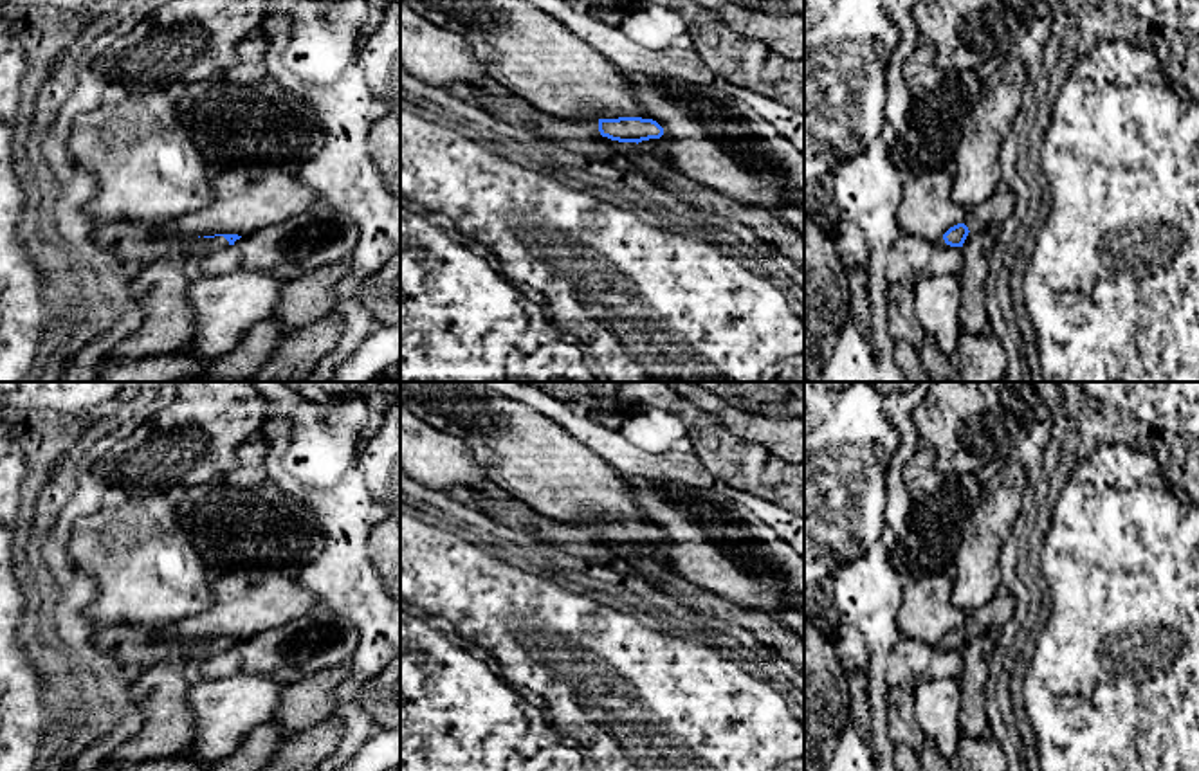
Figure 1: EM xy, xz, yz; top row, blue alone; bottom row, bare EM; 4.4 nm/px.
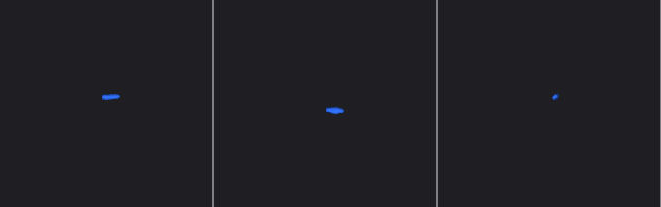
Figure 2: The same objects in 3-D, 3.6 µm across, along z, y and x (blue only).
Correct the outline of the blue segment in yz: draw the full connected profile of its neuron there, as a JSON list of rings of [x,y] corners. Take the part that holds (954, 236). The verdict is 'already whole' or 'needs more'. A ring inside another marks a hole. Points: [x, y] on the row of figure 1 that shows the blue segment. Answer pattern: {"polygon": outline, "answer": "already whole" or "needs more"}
{"polygon": [[[999,184],[993,195],[970,209],[966,213],[966,220],[950,227],[939,240],[936,240],[936,247],[963,247],[966,236],[977,231],[993,231],[1011,216],[1017,207],[1015,195],[1004,186]]], "answer": "needs more"}

